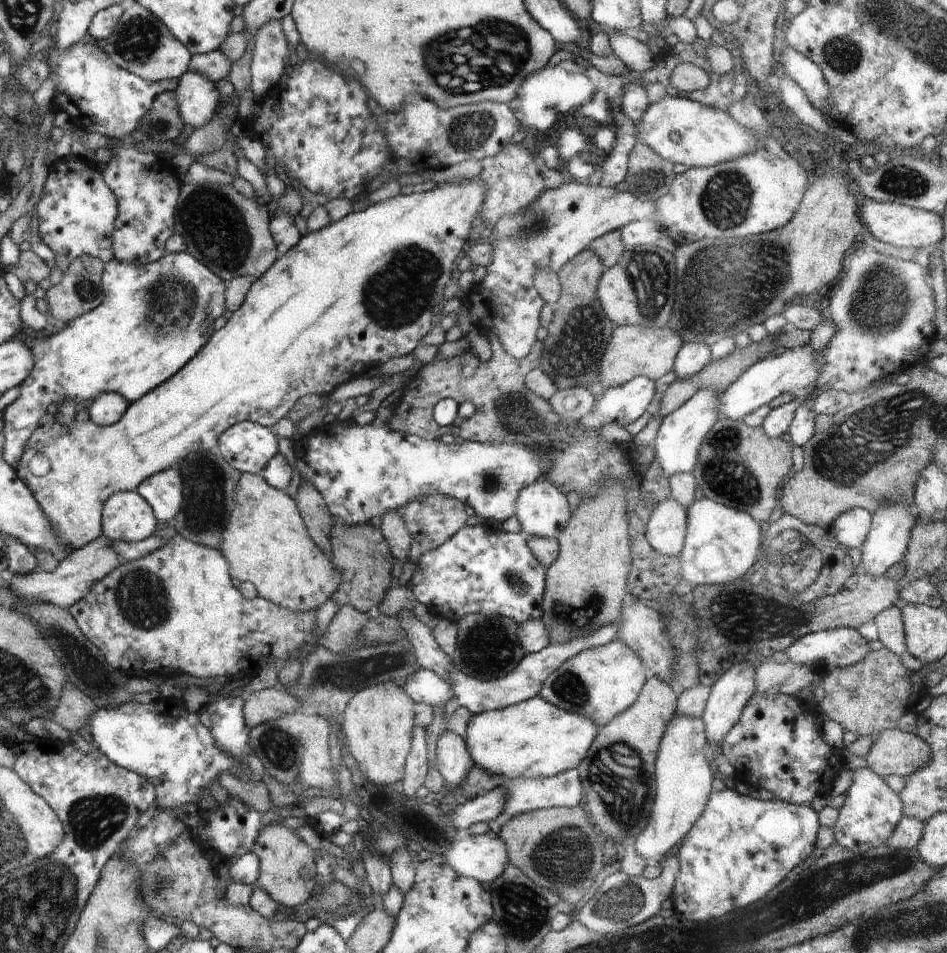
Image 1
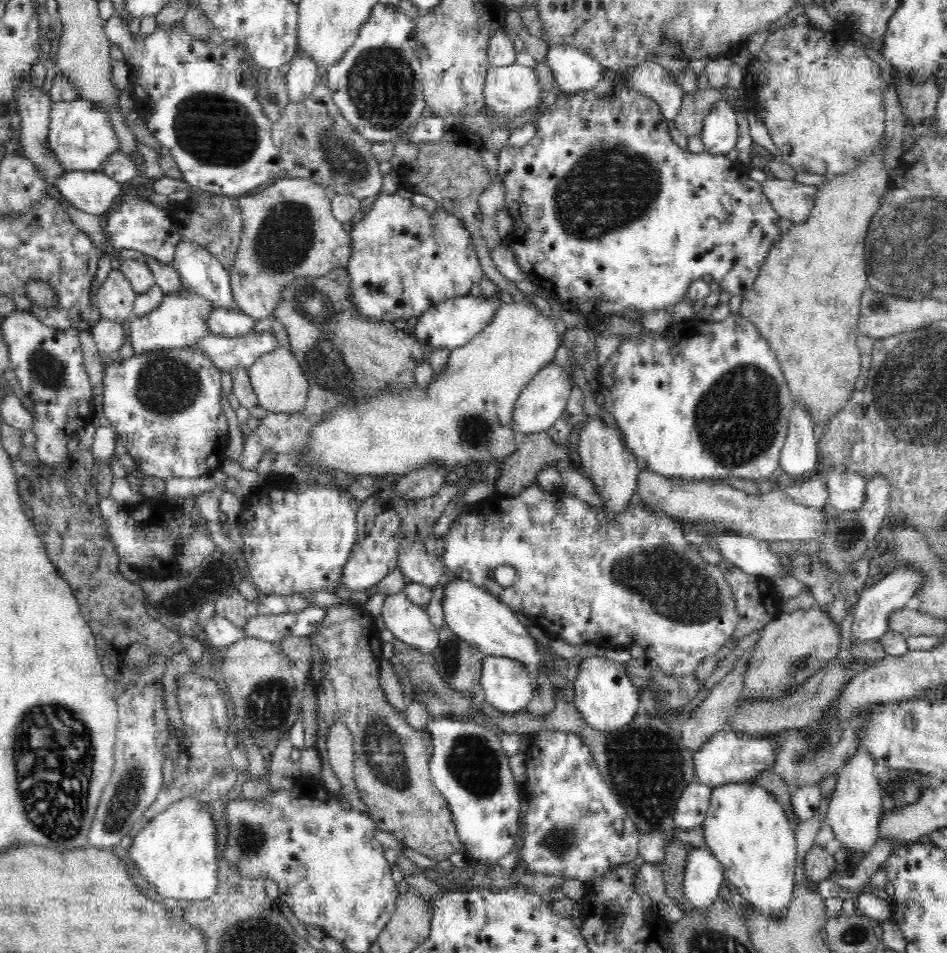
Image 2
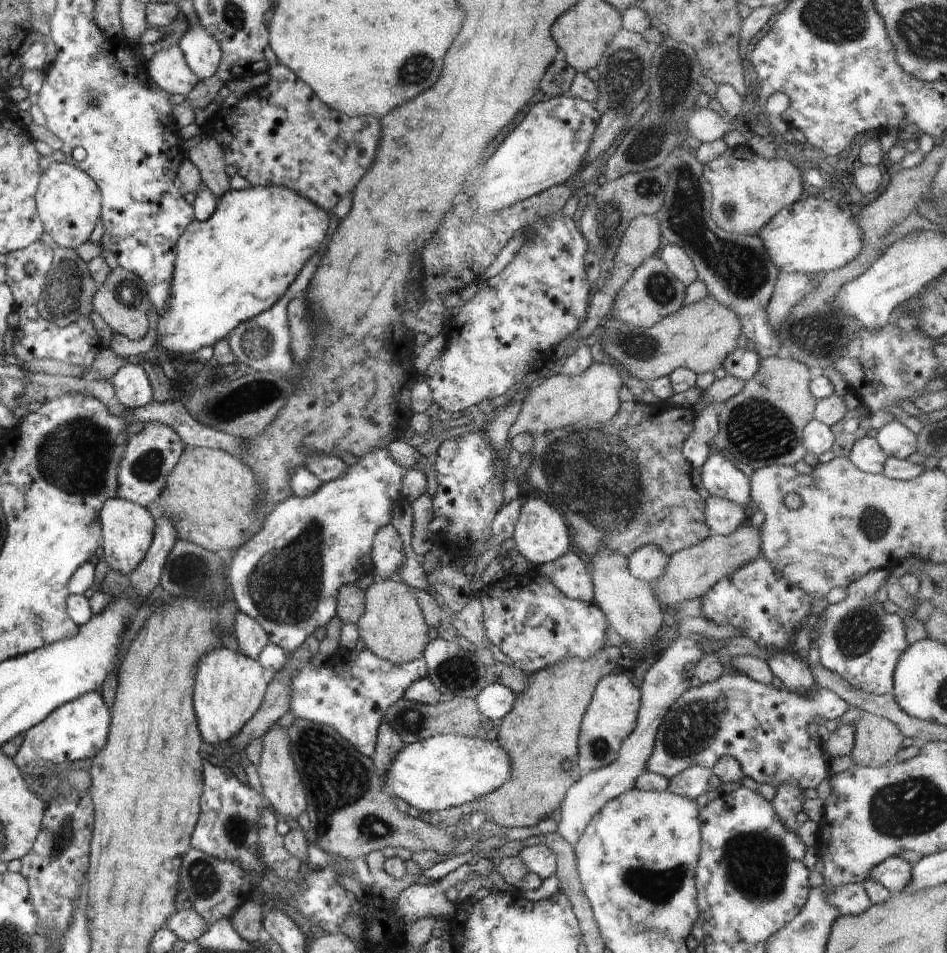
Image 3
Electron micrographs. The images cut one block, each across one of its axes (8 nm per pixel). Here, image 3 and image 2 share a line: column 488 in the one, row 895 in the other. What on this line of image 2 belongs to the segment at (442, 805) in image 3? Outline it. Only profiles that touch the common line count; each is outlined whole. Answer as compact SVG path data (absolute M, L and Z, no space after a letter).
M755 783L724 784L713 788L710 806L701 827L708 850L722 863L723 875L737 888L744 902L760 911L761 915L781 917L794 894L798 852L794 825L788 820L784 808L762 786Z

